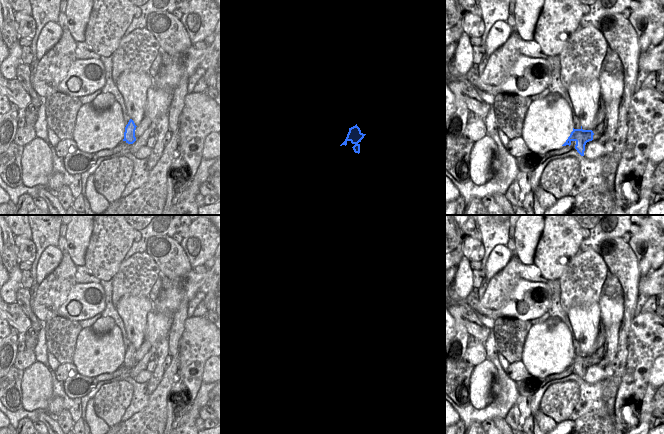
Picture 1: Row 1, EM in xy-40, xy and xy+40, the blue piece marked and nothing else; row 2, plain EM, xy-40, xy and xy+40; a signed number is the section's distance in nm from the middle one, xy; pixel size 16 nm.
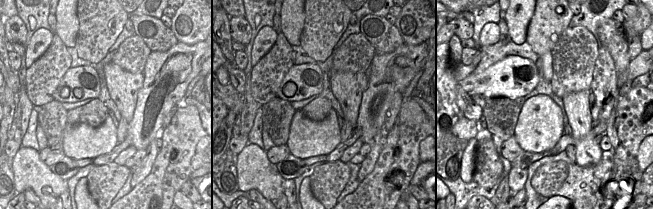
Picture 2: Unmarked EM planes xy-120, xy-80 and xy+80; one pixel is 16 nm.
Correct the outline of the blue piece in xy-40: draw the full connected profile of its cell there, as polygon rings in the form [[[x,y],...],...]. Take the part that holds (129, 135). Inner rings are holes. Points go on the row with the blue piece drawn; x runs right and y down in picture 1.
[[[130,119],[125,127],[123,141],[125,141],[128,144],[133,144],[136,141],[136,137],[135,137],[136,127],[137,126],[135,125],[134,121]]]

